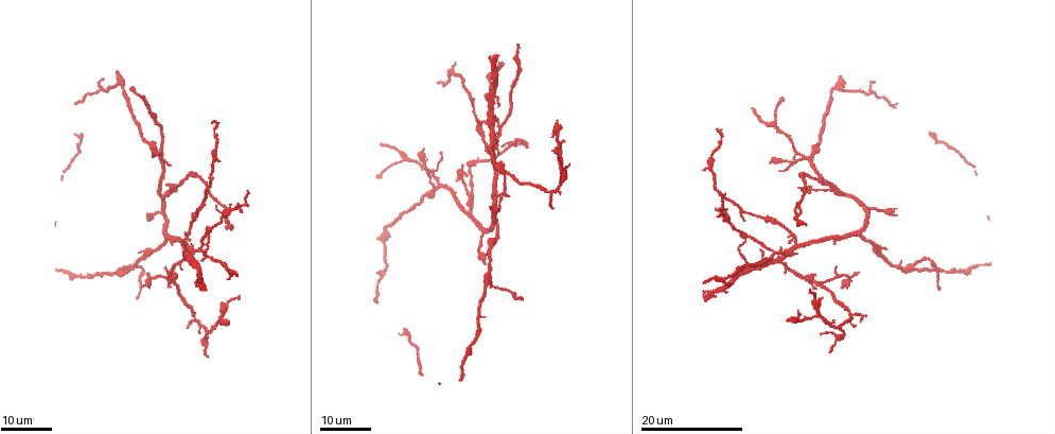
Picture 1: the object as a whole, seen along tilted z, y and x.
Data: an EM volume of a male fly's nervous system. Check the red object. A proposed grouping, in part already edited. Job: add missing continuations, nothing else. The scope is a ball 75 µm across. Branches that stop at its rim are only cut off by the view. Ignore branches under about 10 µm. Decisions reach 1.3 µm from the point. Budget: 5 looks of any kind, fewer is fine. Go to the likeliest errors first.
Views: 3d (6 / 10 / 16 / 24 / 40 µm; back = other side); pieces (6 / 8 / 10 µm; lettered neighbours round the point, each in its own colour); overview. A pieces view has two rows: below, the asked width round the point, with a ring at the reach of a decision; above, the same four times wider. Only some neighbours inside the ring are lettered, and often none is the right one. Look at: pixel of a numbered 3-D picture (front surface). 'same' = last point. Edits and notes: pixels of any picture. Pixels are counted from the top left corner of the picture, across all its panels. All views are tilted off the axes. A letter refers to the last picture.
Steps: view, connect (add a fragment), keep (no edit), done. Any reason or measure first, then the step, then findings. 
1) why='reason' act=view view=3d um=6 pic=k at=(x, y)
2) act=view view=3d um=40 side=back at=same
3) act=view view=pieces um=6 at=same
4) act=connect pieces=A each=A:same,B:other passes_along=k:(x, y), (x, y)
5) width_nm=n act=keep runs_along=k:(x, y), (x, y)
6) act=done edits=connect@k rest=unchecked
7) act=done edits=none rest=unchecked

why='branch stops here' act=view view=3d um=24 pic=1 at=(237, 298)

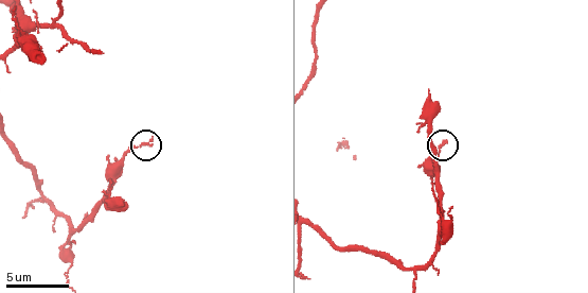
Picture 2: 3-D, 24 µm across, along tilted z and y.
act=view view=pieces um=8 pic=2 at=(151, 141)

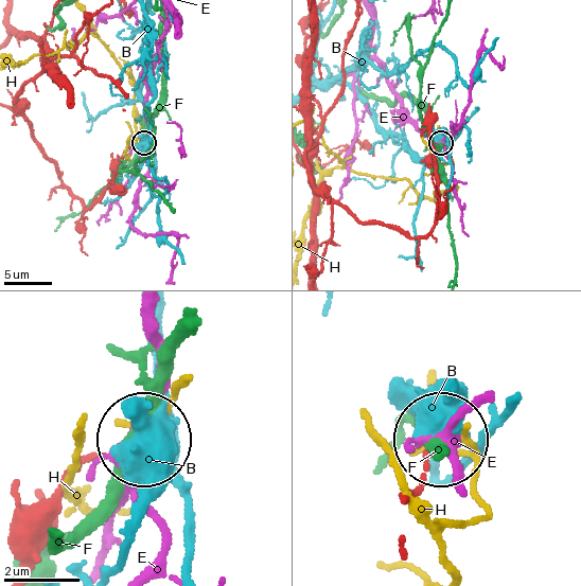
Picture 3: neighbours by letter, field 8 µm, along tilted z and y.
act=keep each=B:other,E:other,F:other,H:other found='no lettered fragment goes on from it'

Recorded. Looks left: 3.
why='tapers out' act=view view=3d um=24 pic=1 at=(178, 186)

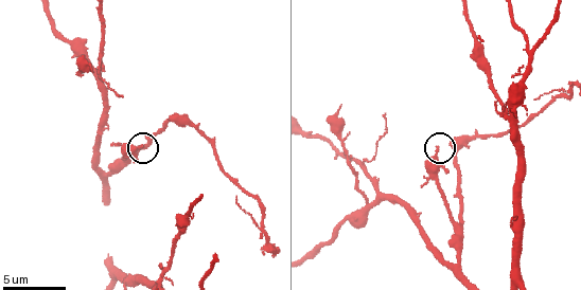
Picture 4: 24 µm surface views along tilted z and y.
act=view view=pieces um=8 pic=4 at=(439, 150)

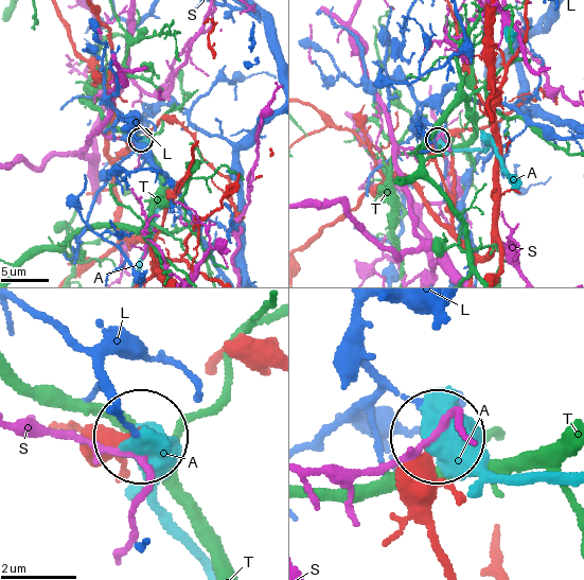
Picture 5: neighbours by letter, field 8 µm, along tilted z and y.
act=keep each=A:other,L:other,S:other,T:other runs_along=5:(450, 563), (430, 514), (434, 443) found='no lettered fragment goes on from it'

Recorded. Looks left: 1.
why='free end' act=view view=pieces um=10 pic=2 at=(428, 91)

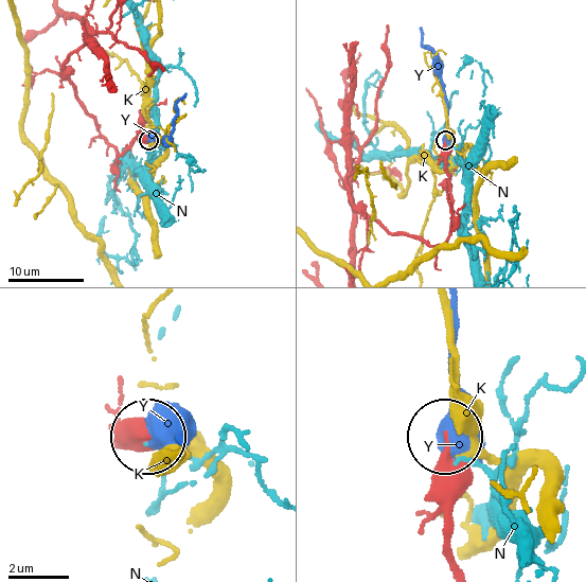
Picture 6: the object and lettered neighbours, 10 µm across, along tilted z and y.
width_nm=230 act=keep each=K:other,N:other,Y:other runs_along=6:(458, 564), (448, 442) found='no lettered fragment goes on from it'

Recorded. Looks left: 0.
act=done edits=none rest=unchecked

